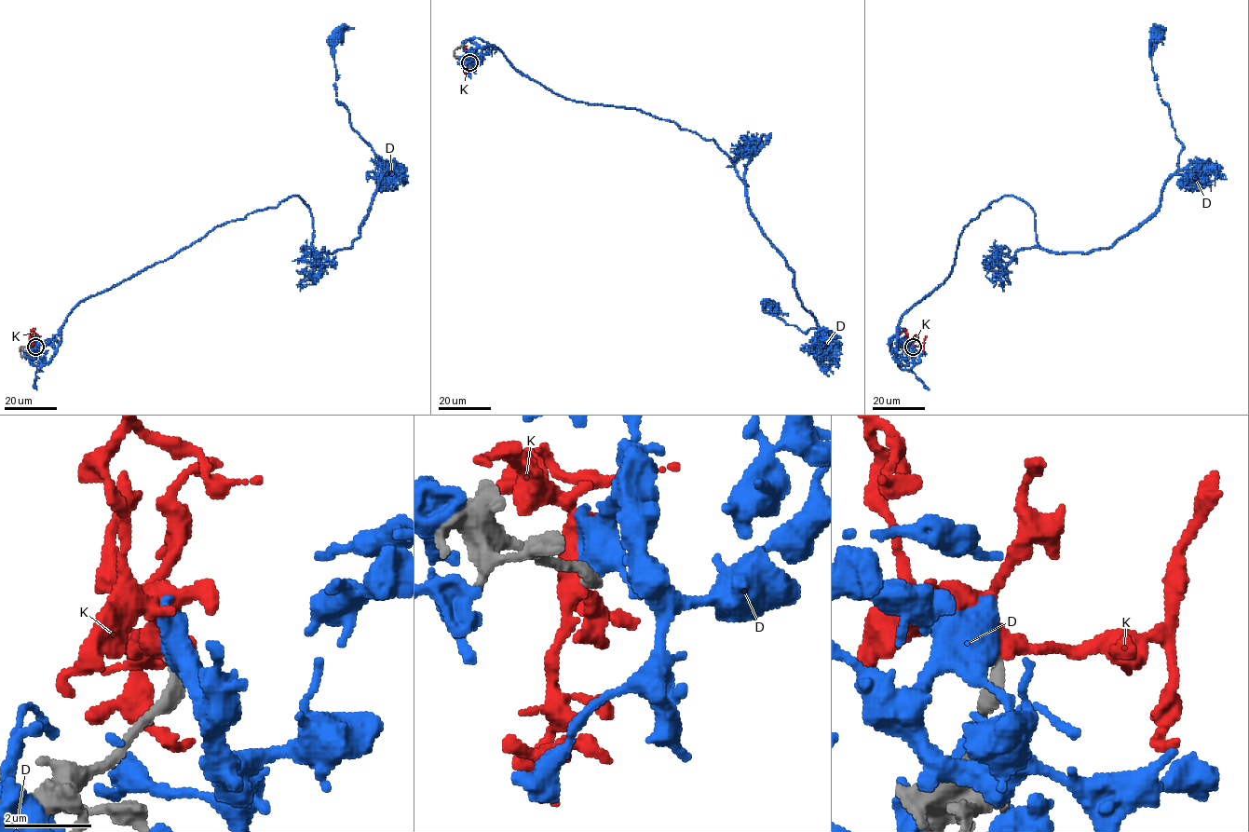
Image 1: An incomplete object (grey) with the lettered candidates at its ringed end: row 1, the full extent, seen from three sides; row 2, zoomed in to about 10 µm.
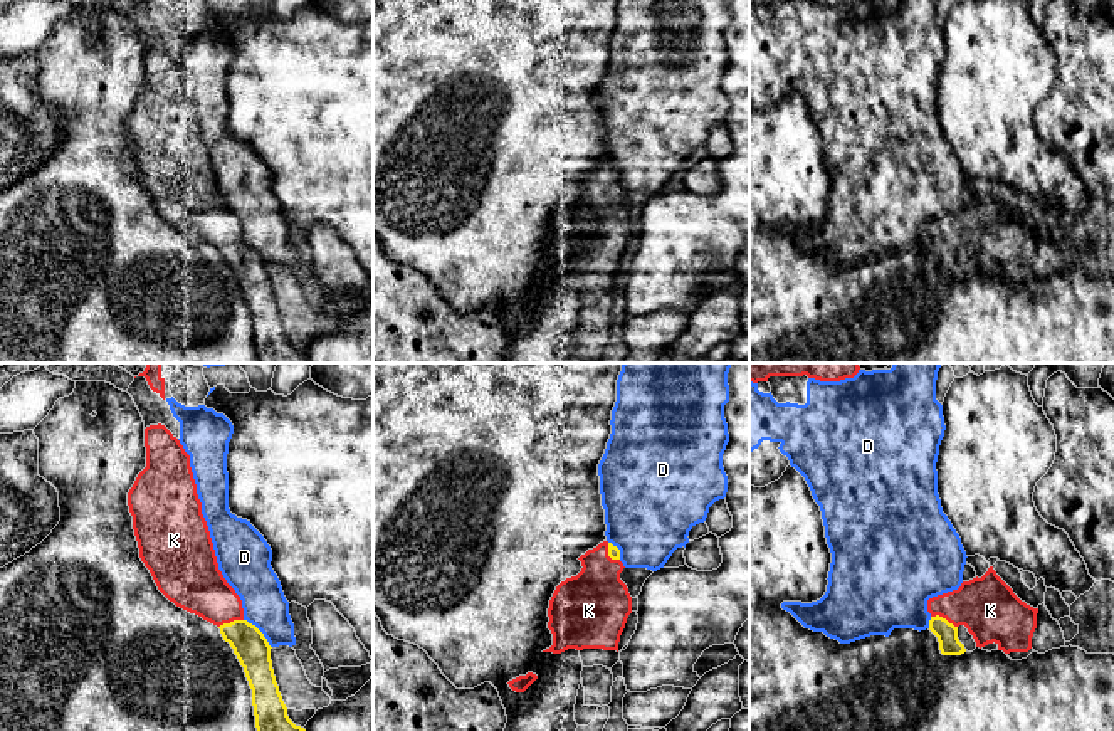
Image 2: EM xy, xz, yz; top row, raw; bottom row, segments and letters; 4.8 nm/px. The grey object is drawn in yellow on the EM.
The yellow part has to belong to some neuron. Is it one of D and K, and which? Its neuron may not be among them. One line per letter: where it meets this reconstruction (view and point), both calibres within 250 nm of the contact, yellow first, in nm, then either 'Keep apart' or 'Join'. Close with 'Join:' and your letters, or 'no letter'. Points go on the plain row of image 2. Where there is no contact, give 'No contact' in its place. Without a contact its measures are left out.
D: Touches yellow at xy (261, 256). Thickness 160 nm (yellow) against 220 nm. Keep apart
K: Touches yellow at yz (945, 242). Thickness 100 nm (yellow) against 280 nm. Join
Join: K

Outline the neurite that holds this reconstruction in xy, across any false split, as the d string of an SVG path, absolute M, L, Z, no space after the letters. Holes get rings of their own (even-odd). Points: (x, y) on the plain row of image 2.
M161 47L145 52L146 91L128 116L133 153L139 181L150 193L158 213L176 230L217 249L230 267L252 313L255 351L260 363L307 363L296 350L276 306L271 269L264 257L244 242L242 224L218 193L213 166L190 91L190 79L180 64Z

